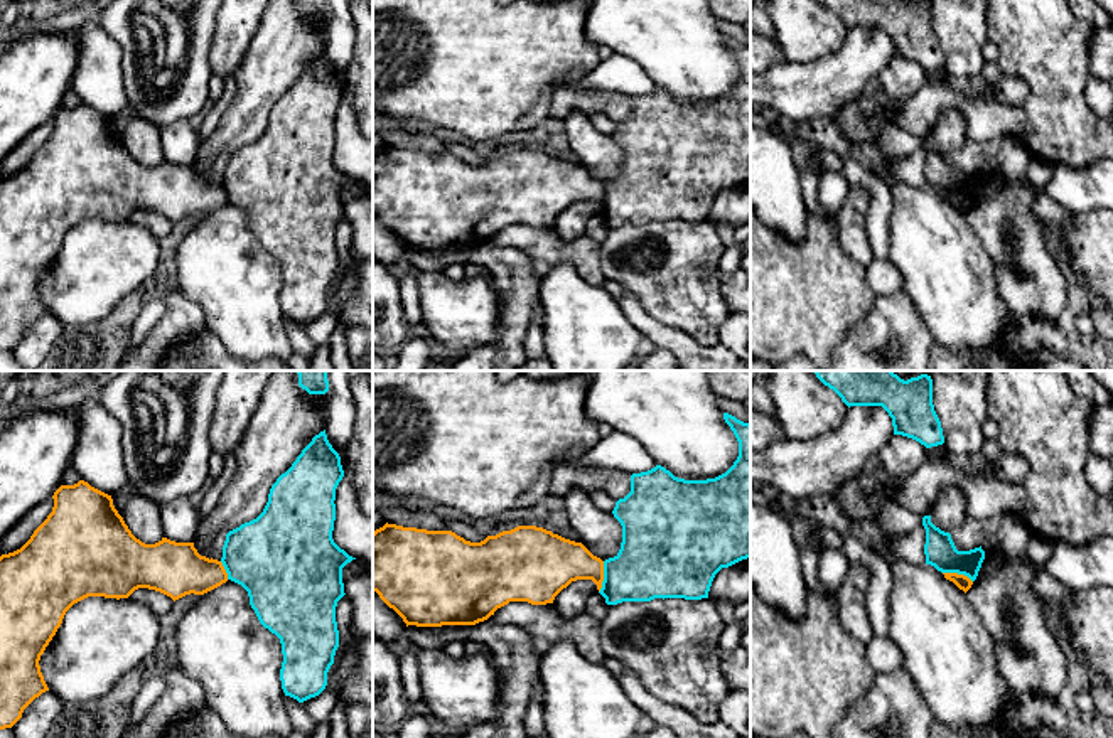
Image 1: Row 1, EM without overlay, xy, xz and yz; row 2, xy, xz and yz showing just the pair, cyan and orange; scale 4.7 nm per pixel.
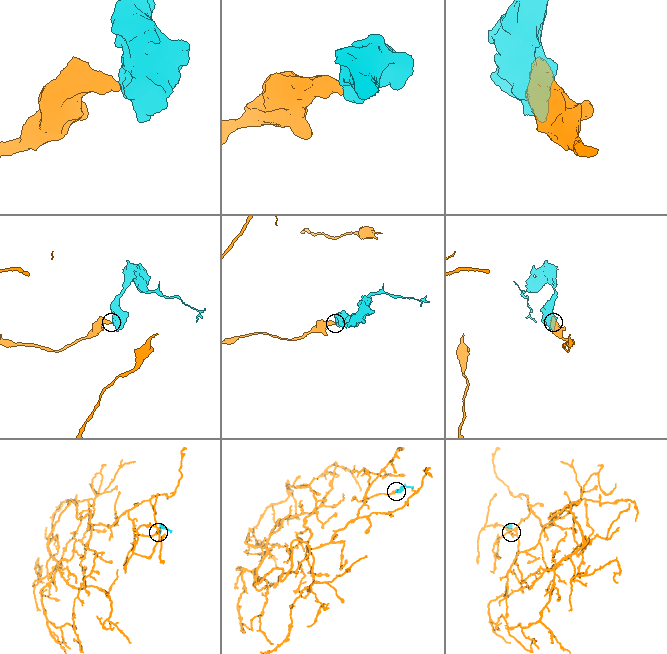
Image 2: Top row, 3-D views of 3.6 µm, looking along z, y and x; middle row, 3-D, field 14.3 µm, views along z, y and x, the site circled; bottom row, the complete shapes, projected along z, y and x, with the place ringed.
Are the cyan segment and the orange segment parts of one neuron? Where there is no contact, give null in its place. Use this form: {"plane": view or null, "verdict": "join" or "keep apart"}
{"plane": "xz", "verdict": "keep apart"}

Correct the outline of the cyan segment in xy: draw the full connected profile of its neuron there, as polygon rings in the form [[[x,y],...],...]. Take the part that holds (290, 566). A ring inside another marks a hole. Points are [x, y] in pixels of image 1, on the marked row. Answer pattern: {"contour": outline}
{"contour": [[[324,430],[272,485],[263,512],[229,531],[223,546],[221,563],[228,580],[248,591],[260,623],[280,639],[282,689],[298,703],[325,689],[327,672],[339,647],[336,607],[346,595],[342,568],[356,559],[332,539],[336,489],[342,477],[341,457]]]}

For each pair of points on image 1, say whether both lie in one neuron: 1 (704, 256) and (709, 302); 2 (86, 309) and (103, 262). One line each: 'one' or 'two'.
1: one
2: one

